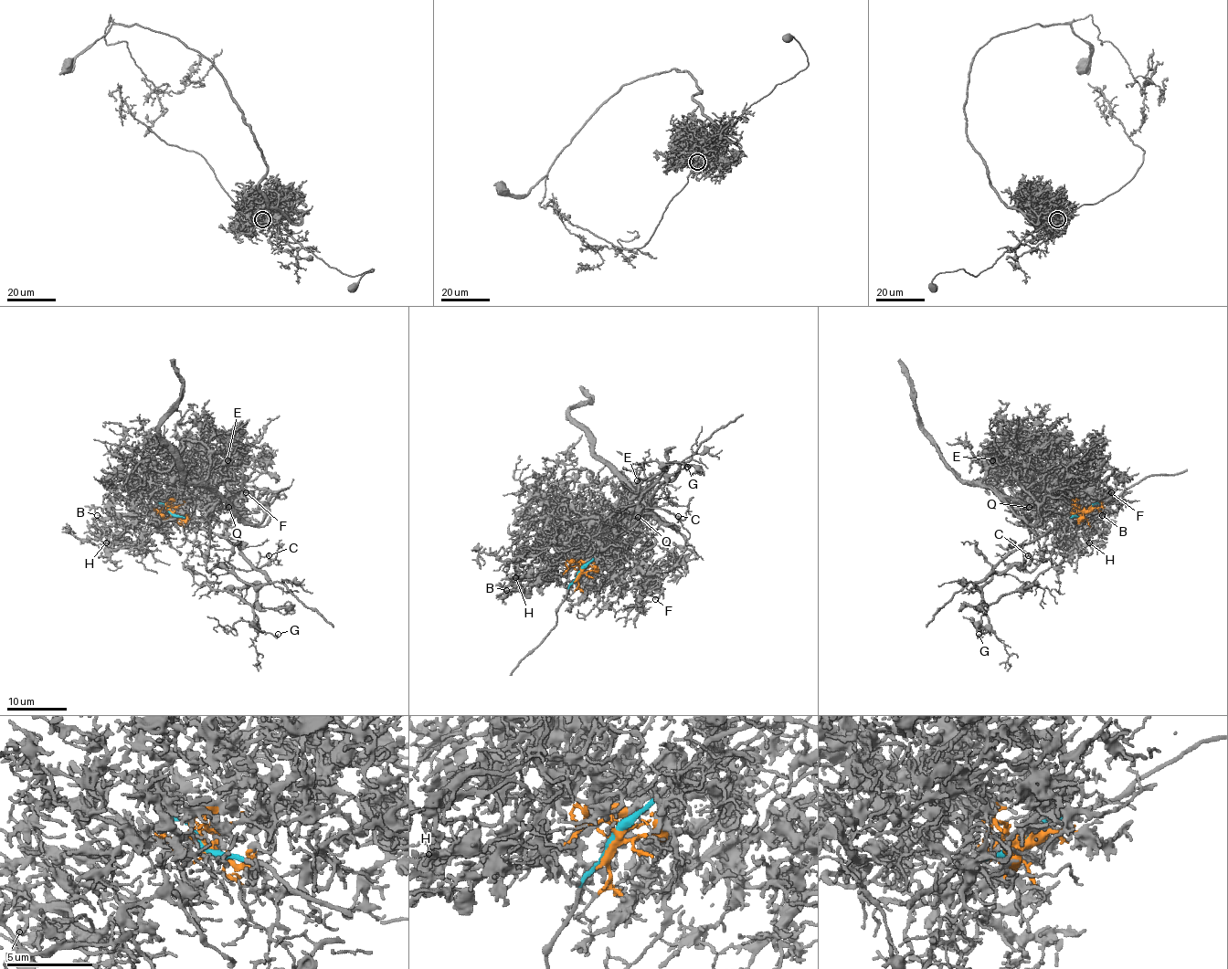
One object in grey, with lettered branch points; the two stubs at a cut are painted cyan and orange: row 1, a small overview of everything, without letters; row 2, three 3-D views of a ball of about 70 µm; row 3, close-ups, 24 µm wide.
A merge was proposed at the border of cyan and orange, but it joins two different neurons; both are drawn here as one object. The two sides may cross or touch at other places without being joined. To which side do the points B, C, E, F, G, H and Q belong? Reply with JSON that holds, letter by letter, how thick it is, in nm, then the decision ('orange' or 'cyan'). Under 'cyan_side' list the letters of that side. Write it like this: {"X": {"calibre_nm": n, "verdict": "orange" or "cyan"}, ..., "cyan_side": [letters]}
{"B": {"calibre_nm": 120, "verdict": "orange"}, "C": {"calibre_nm": 120, "verdict": "cyan"}, "E": {"calibre_nm": 110, "verdict": "orange"}, "F": {"calibre_nm": 130, "verdict": "orange"}, "G": {"calibre_nm": 100, "verdict": "cyan"}, "H": {"calibre_nm": 140, "verdict": "orange"}, "Q": {"calibre_nm": 120, "verdict": "orange"}, "cyan_side": ["C", "G"]}

